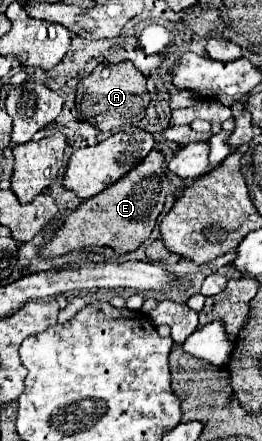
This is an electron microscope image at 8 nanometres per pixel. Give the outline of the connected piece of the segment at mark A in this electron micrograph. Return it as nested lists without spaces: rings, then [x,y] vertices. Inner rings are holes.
[[[126,60],[120,64],[98,66],[76,88],[76,114],[78,120],[92,124],[100,132],[112,132],[138,124],[150,104],[150,92],[146,90],[146,78],[136,66]]]

